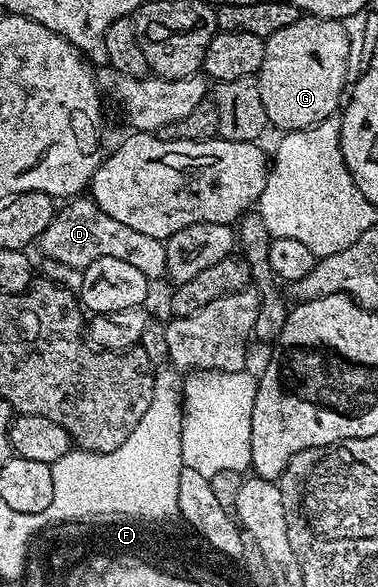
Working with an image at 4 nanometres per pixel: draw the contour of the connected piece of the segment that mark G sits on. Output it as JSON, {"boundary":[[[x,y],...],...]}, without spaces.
{"boundary":[[[300,16],[296,24],[288,24],[288,28],[272,32],[272,36],[266,39],[264,64],[260,64],[256,75],[267,123],[273,129],[275,126],[278,132],[289,132],[307,130],[310,126],[320,124],[325,118],[335,117],[339,113],[340,103],[347,89],[346,77],[348,77],[348,32],[344,32],[339,19]]]}

